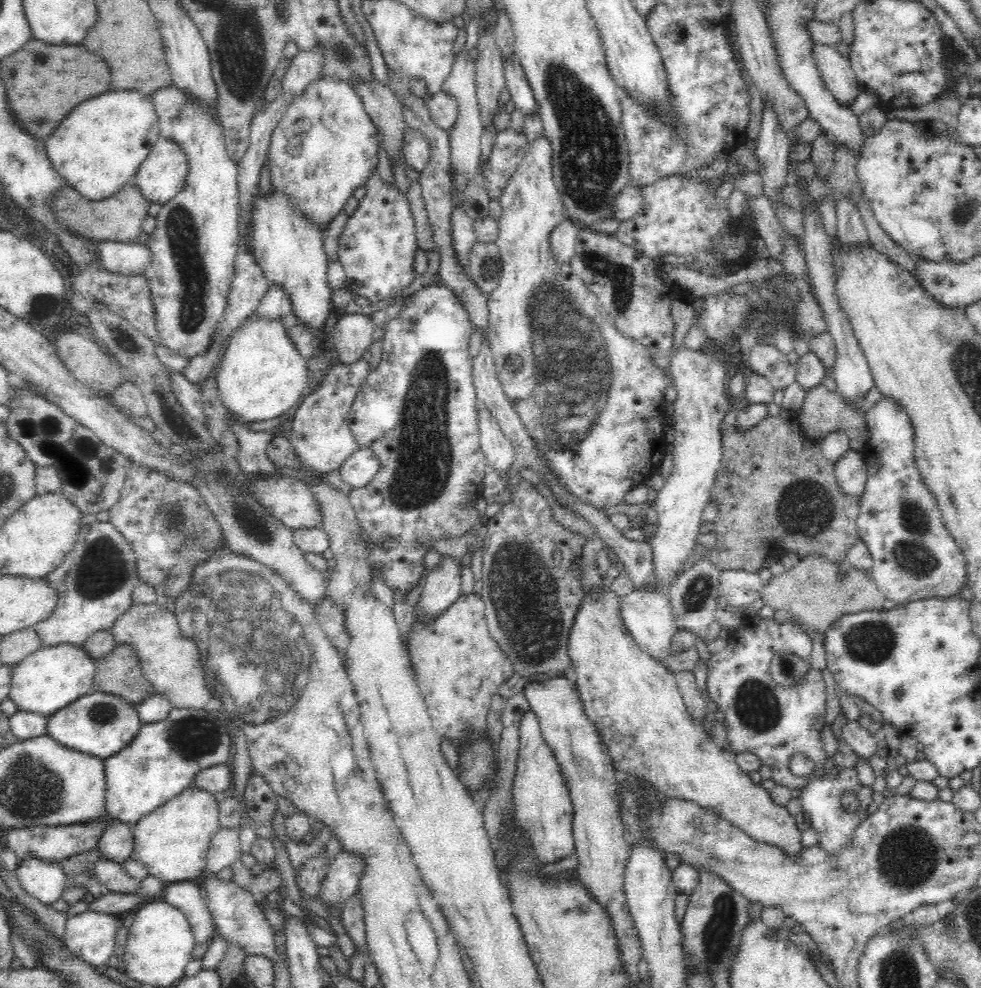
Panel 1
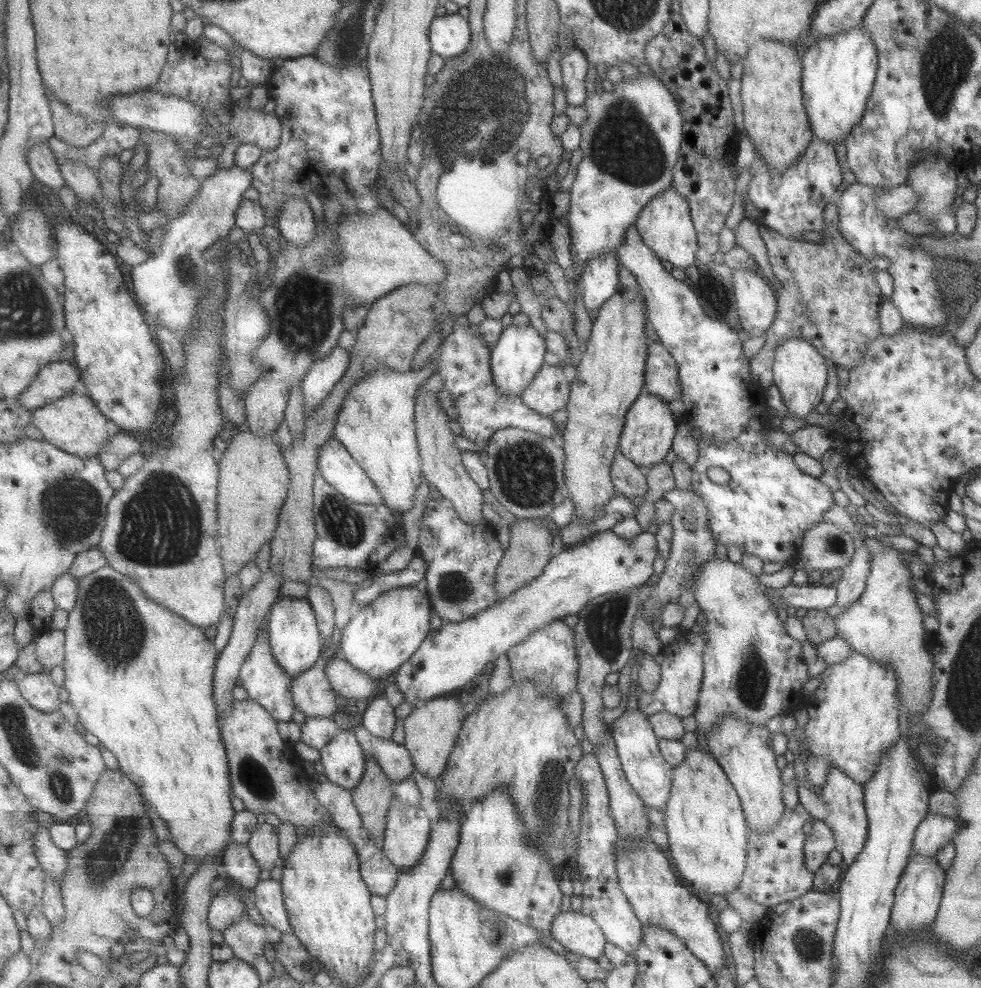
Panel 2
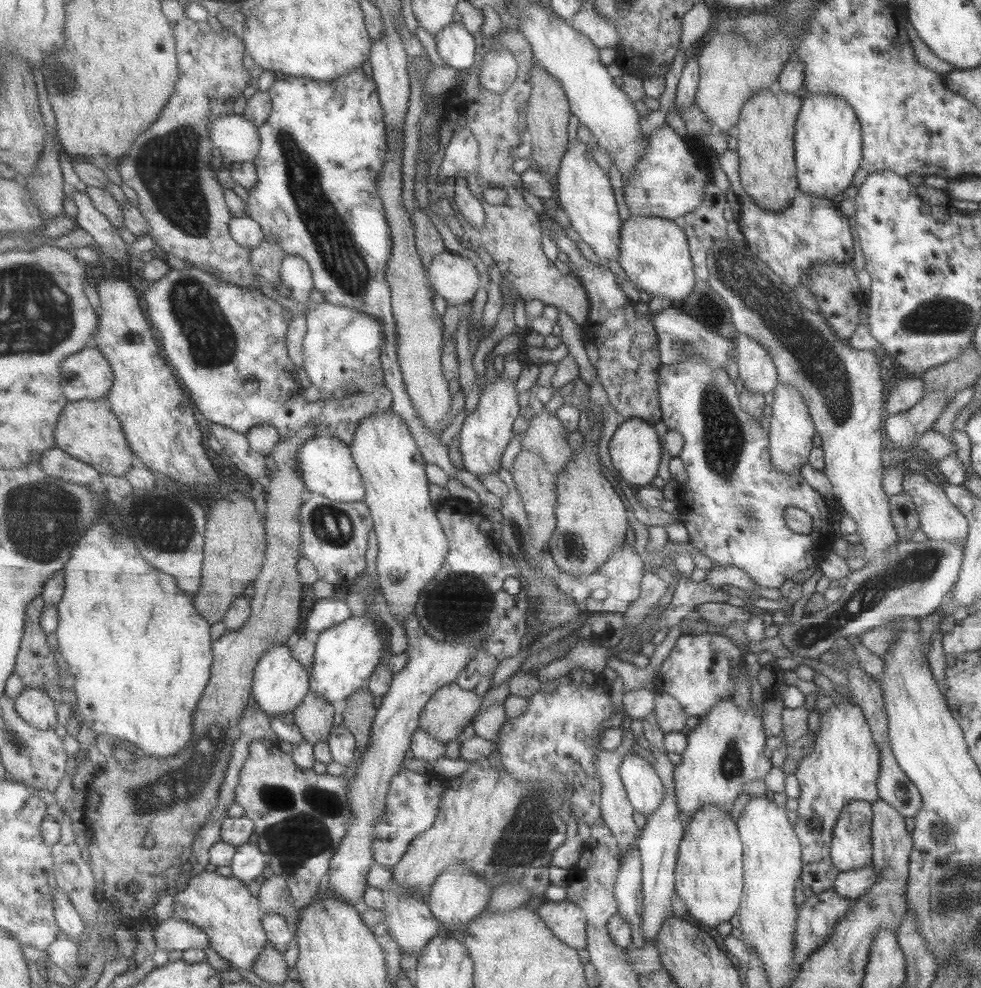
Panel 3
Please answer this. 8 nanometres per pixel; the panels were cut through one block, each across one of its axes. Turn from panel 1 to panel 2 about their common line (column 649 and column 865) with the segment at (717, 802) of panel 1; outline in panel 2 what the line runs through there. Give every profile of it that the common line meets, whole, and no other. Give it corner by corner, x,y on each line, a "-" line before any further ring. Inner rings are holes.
856,650
852,651
844,661
829,665
821,674
820,685
814,690
812,697
804,707
808,711
809,722
804,733
810,745
810,758
805,763
806,777
811,785
822,788
829,776
830,767
844,772
852,781
864,785
874,777
881,757
900,738
900,699
898,699
898,677
896,669
870,659
868,655

